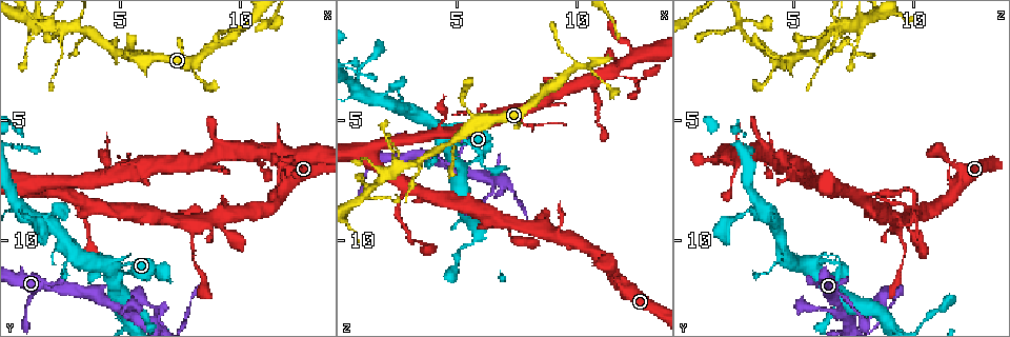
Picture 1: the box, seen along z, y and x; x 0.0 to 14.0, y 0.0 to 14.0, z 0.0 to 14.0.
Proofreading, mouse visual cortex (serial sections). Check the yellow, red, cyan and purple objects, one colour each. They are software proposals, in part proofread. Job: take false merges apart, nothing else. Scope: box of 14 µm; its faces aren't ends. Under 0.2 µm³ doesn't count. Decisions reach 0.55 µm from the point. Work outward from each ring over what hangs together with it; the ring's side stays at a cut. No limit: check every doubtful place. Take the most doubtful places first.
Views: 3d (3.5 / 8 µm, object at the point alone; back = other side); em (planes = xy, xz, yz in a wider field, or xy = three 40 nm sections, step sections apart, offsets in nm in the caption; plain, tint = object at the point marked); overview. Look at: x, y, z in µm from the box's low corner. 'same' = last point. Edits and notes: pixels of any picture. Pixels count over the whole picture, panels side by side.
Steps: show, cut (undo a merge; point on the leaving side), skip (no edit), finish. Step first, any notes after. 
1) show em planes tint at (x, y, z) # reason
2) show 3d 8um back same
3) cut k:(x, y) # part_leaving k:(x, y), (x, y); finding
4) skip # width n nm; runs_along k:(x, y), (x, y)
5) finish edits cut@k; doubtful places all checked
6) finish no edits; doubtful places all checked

show em xy step 2 tint at (1.9, 0.9, 7.5) # four-way junction

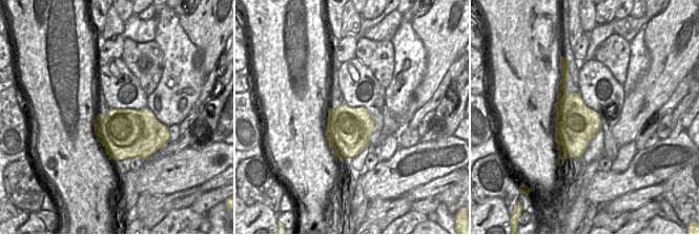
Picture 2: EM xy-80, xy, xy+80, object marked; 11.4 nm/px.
show 3d 3.5um same # see where the arms go

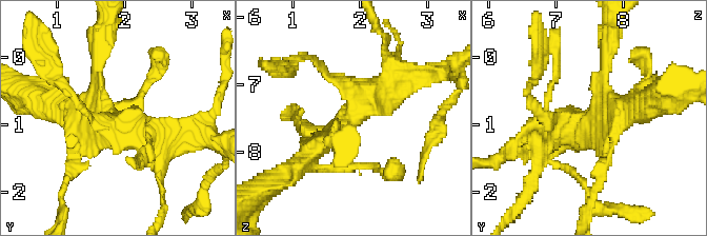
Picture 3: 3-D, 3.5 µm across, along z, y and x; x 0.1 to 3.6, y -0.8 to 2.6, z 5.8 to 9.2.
skip # arms 4; runs_along 3:(427, 75), (379, 91), (314, 150); continuous, no second cell

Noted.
show 3d 8um at (3.0, 8.1, 7.9) # a fork

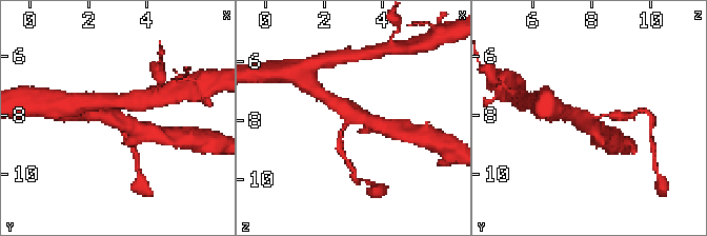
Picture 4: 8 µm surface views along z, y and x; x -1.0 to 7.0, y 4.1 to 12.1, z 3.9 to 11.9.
show 3d 3.5um at (3.1, 8.2, 7.8)

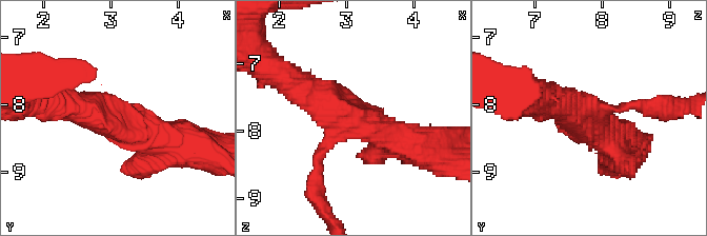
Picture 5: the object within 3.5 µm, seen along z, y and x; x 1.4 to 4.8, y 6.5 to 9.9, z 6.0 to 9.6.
show em xy step 3 tint at (3.00, 8.15, 7.85) # arms 3; arm_widths 150, 450, 500 nm; now the EM

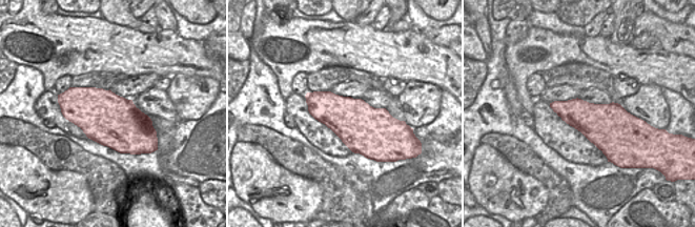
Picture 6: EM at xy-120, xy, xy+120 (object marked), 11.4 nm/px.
skip # runs_along 5:(404, 140), (346, 119), (288, 78); one cell here

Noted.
show 3d 3.5um at (2.6, 8.1, 8.5) # a narrow waist

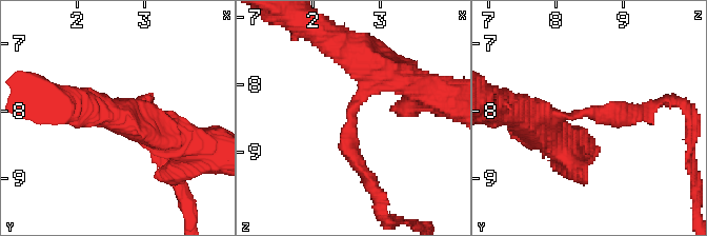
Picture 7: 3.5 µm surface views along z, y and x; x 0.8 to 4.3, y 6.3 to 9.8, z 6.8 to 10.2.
show em xy step 3 tint at (2.55, 8.05, 8.50)

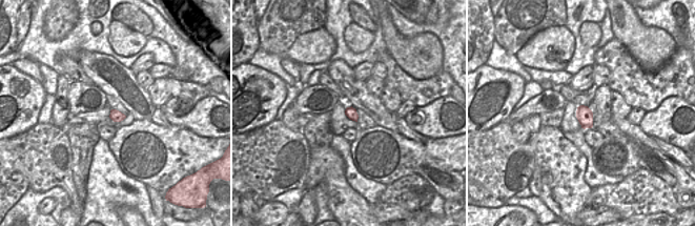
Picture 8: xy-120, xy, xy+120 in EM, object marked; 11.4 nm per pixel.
skip # arm_widths 200, 450 nm; runs_along 7:(392, 77), (350, 110), (370, 182); all the same cell

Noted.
finish no edits; doubtful places all checked

